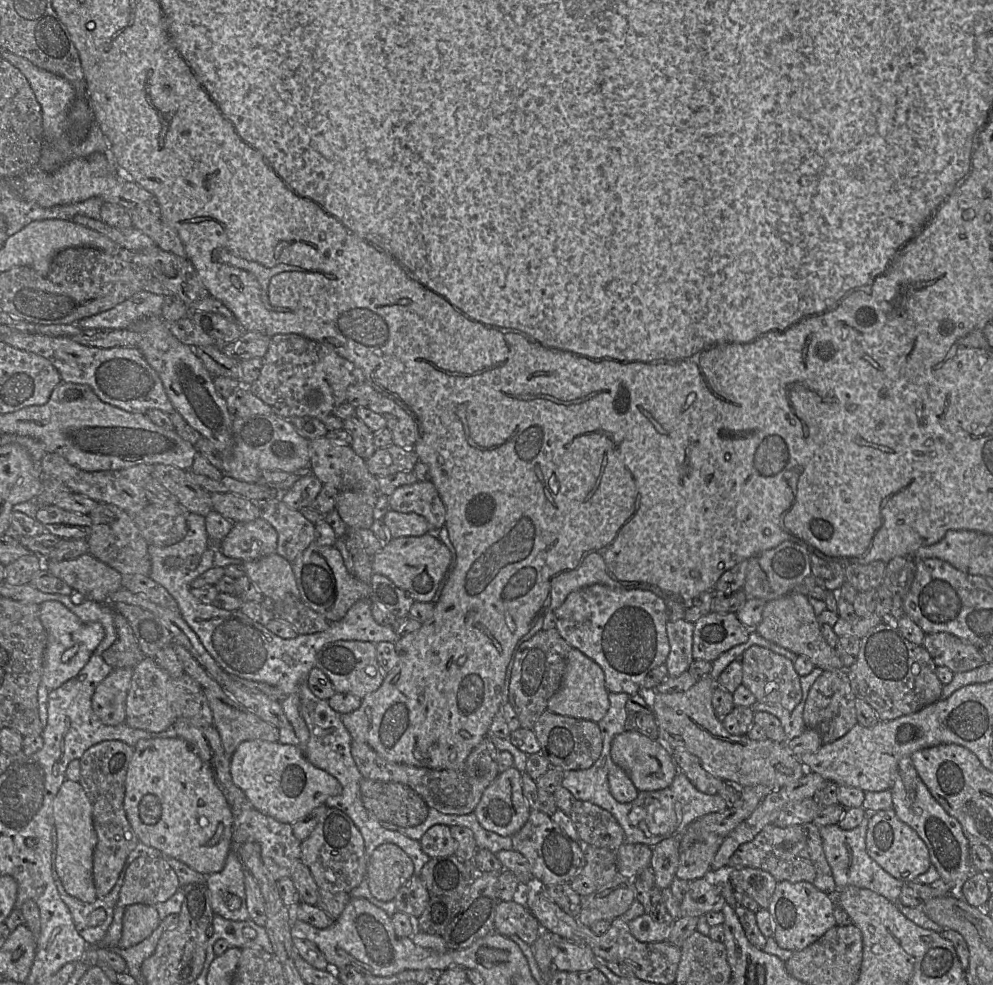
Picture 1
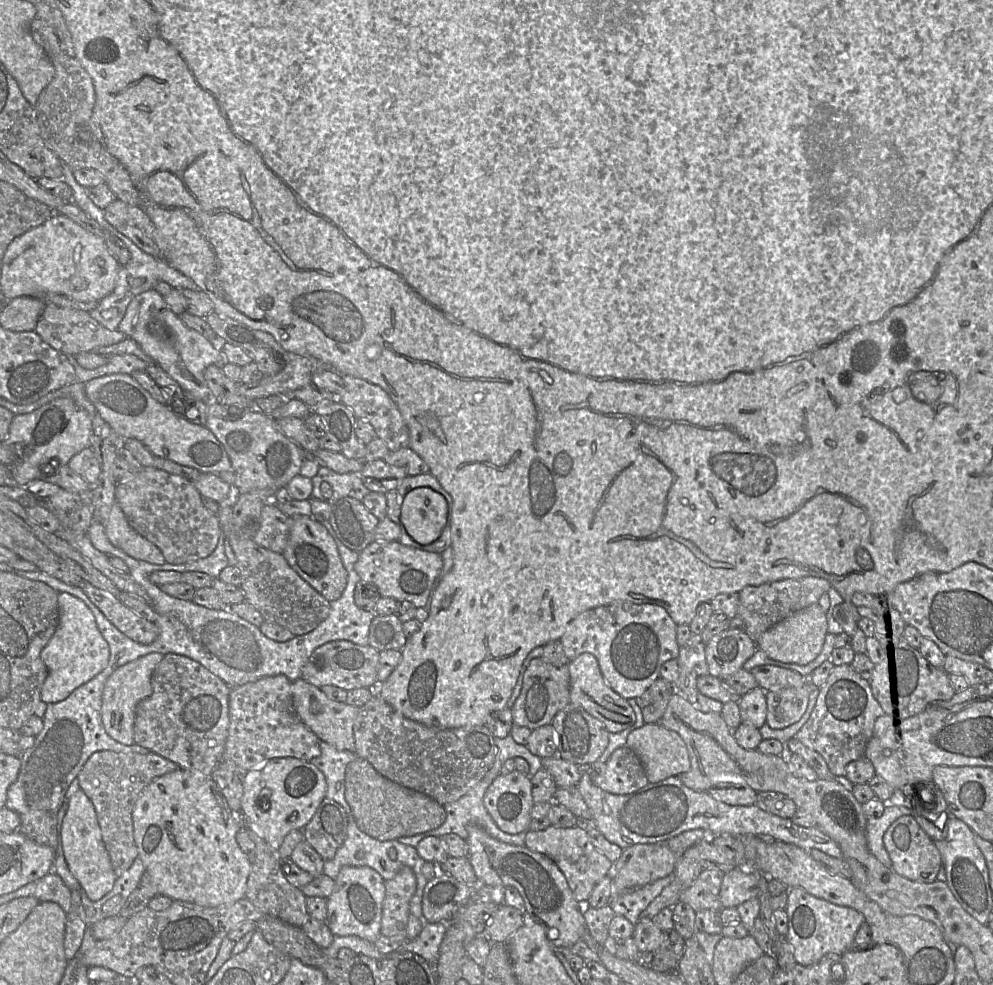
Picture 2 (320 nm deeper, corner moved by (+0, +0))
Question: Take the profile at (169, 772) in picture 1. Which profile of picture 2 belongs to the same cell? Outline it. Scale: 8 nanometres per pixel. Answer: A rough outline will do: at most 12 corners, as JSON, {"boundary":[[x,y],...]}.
{"boundary":[[178,768],[133,809],[158,895],[203,907],[244,898],[242,824],[211,776]]}

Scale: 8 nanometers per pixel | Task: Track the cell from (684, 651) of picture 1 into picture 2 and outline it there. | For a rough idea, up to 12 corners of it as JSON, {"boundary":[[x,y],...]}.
{"boundary":[[692,633],[680,647],[676,691],[702,712],[723,703],[697,689],[709,674],[705,644]]}

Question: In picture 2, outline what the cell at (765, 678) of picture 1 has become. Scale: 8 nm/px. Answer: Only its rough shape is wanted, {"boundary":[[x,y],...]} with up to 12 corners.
{"boundary":[[816,688],[766,691],[766,724],[783,729],[799,721]]}

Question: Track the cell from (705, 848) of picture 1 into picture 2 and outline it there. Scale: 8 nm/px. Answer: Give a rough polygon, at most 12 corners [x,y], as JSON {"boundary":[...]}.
{"boundary":[[704,869],[679,901],[695,912],[720,912],[725,873]]}

